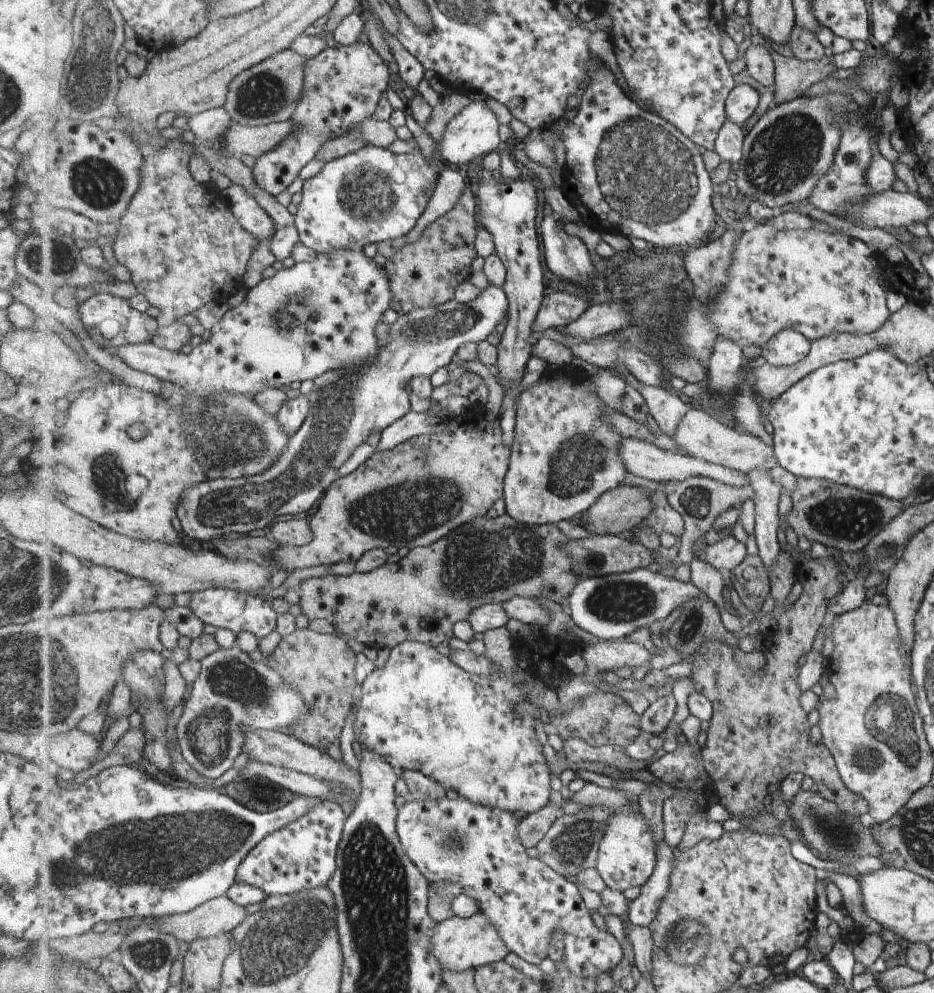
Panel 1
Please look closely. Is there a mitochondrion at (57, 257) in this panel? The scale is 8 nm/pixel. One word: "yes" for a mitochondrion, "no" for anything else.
yes

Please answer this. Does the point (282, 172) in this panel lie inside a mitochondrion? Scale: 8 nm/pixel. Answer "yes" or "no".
no

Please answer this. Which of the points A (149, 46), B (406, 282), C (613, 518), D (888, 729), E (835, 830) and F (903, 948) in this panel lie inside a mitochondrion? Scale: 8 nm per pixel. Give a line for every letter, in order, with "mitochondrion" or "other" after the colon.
A: other
B: other
C: other
D: mitochondrion
E: mitochondrion
F: other

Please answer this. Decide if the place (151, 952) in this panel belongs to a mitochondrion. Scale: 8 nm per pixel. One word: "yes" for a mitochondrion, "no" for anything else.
yes

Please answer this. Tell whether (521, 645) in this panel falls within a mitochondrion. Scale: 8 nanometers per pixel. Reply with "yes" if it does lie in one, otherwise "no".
no

